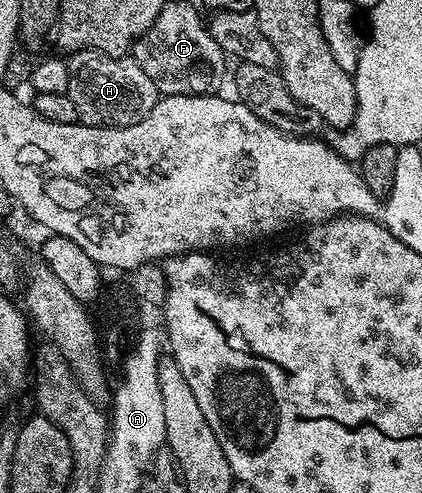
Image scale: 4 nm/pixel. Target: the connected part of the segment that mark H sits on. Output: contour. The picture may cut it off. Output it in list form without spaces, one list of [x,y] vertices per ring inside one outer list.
[[[79,50],[66,59],[69,72],[69,88],[66,94],[73,100],[73,108],[77,108],[79,122],[84,126],[128,126],[137,124],[155,107],[161,95],[159,89],[141,72],[134,57],[111,58],[98,50]]]

